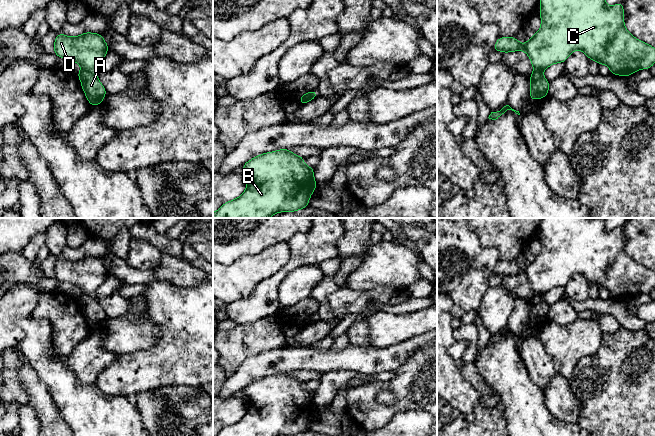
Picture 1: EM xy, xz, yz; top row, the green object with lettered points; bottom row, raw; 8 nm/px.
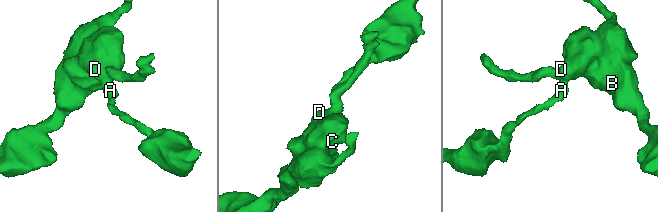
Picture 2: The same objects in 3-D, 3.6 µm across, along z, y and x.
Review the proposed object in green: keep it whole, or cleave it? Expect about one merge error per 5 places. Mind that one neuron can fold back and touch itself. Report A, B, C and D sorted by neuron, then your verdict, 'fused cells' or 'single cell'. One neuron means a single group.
A / B C D; fused cells

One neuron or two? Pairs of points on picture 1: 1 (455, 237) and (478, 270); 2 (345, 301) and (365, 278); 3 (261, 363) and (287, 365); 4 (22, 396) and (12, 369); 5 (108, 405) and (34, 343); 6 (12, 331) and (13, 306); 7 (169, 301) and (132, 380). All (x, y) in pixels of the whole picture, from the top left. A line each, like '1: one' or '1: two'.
1: one
2: two
3: one
4: one
5: one
6: one
7: one

